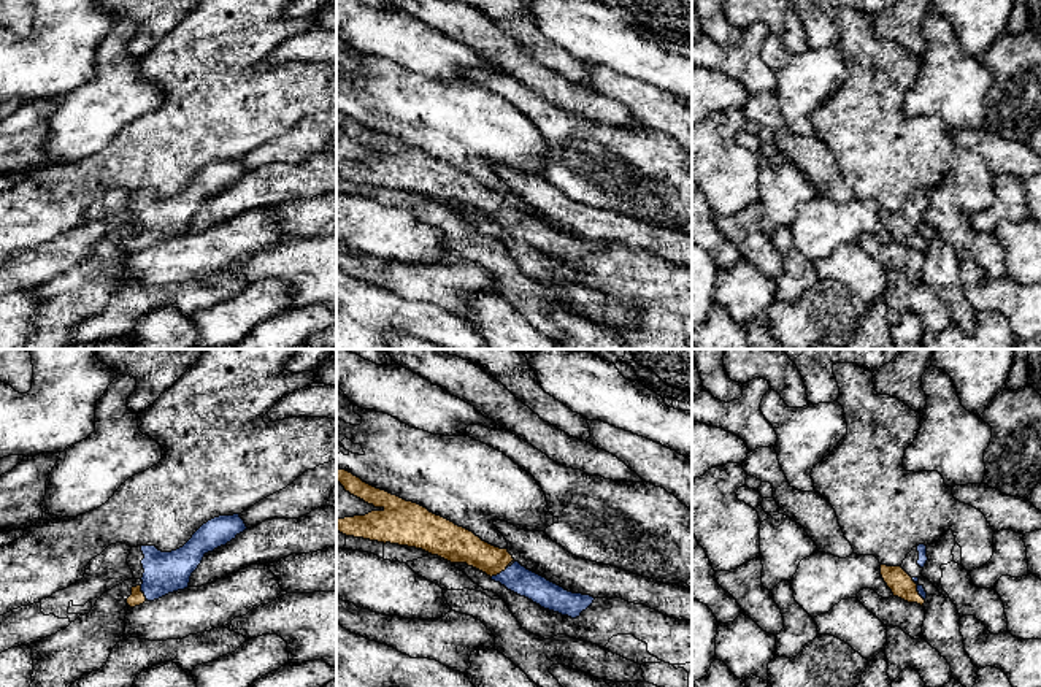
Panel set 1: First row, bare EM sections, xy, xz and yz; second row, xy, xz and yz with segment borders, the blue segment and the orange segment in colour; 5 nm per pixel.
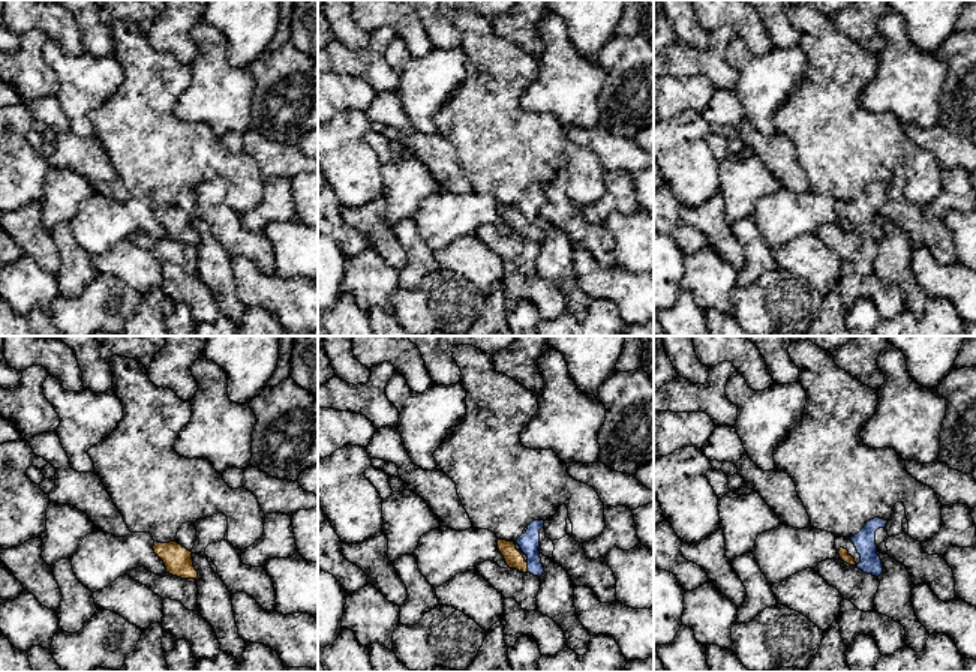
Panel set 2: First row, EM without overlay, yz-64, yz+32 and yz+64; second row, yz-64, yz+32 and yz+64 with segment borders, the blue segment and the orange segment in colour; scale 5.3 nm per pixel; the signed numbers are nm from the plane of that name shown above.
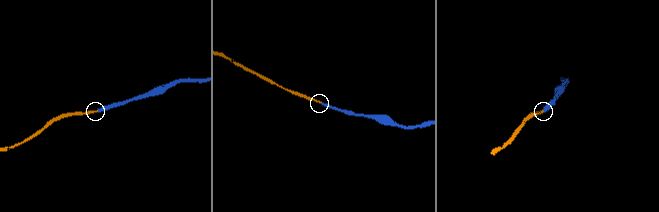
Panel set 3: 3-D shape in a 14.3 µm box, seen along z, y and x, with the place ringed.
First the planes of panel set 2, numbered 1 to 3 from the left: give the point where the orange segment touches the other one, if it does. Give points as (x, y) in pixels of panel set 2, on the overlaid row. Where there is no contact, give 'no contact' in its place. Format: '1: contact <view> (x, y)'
1: no contact
2: contact yz+32 (528, 567)
3: no contact

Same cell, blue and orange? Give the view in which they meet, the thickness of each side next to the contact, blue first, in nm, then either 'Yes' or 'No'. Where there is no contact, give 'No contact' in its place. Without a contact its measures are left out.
Touches blue in xz. Thickness 140 nm (blue) against 180 nm. Yes

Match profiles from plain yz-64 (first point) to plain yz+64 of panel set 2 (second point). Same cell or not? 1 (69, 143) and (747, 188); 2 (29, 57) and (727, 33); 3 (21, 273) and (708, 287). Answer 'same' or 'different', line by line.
1: different
2: same
3: same

